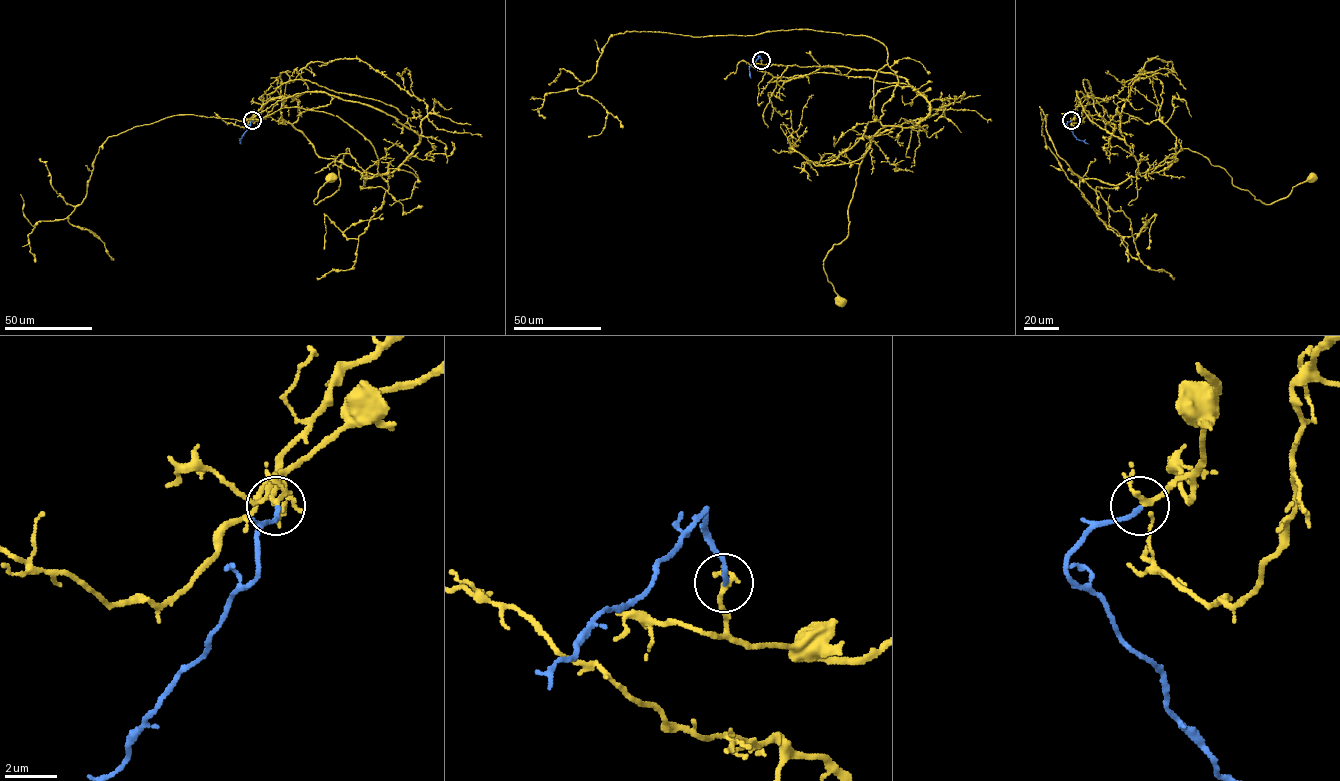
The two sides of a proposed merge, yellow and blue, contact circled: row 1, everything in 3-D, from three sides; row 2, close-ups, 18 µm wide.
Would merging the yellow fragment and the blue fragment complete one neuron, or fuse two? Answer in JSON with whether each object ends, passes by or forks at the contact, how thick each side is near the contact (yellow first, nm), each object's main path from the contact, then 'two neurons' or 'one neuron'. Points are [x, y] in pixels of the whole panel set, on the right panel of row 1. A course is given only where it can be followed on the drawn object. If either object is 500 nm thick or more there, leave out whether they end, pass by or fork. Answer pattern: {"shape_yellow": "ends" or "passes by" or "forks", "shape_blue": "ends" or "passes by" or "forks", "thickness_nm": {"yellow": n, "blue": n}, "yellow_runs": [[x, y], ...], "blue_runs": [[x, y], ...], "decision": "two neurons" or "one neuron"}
{"shape_yellow": "passes by", "shape_blue": "ends", "thickness_nm": {"yellow": 170, "blue": 160}, "yellow_runs": [[1071, 120], [1077, 91], [1087, 117], [1130, 147], [1137, 174], [1188, 149], [1266, 204], [1312, 177]], "blue_runs": [[1071, 120], [1066, 125], [1076, 139], [1088, 144]], "decision": "one neuron"}

